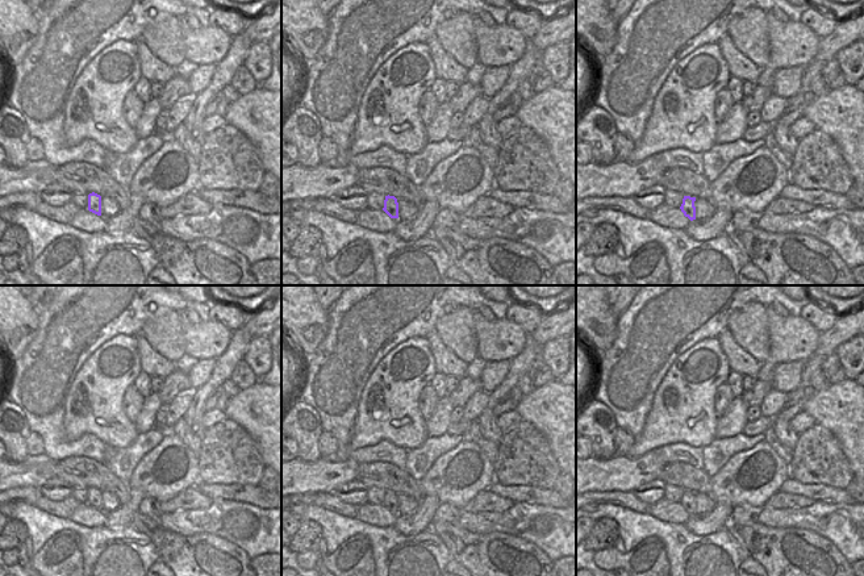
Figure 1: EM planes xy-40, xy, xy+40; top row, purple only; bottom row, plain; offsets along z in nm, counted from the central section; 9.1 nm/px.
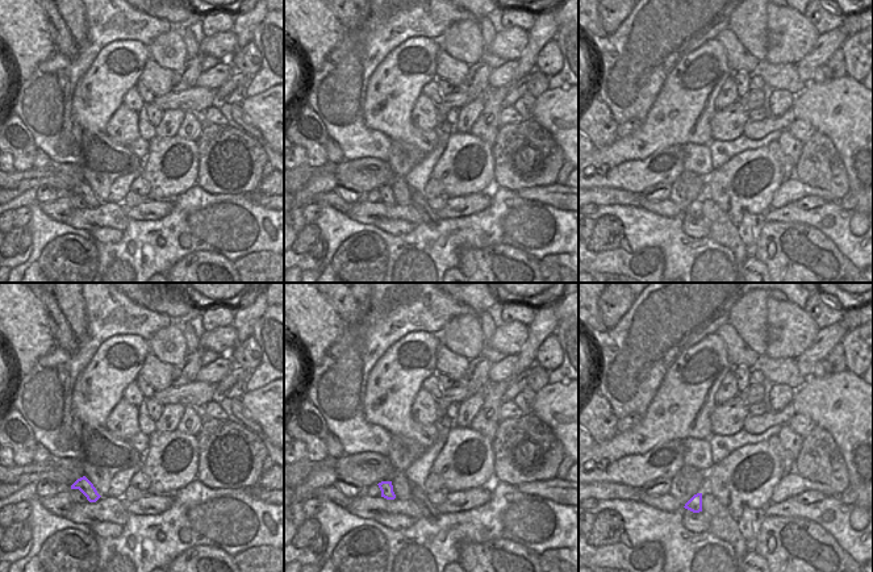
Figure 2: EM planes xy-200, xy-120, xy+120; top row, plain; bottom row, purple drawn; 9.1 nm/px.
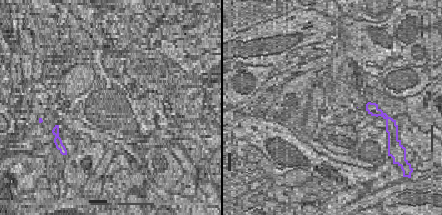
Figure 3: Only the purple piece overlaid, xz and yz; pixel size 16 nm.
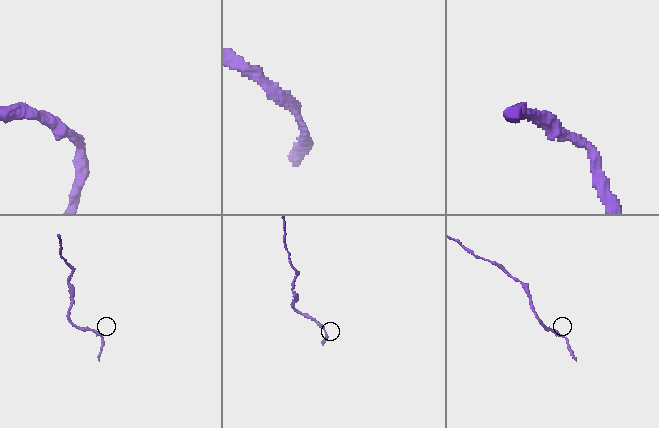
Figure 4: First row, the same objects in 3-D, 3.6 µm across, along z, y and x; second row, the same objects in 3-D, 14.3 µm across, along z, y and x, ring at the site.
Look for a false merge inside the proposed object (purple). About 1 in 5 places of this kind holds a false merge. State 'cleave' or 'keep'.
keep

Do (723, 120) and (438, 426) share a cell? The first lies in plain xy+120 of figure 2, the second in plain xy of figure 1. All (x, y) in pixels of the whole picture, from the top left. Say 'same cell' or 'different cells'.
same cell

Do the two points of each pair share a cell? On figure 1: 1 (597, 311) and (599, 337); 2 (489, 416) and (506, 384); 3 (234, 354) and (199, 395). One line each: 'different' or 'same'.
1: same
2: same
3: same

